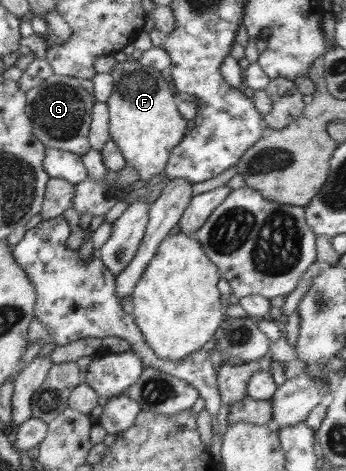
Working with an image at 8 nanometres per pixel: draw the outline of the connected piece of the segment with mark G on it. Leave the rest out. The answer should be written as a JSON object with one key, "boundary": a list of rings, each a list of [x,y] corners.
{"boundary":[[[52,74],[45,79],[38,87],[33,87],[26,92],[27,115],[33,124],[35,137],[46,147],[63,151],[70,151],[75,155],[85,155],[90,149],[89,130],[91,127],[92,106],[97,102],[94,94],[89,93],[79,78],[67,75]]]}

